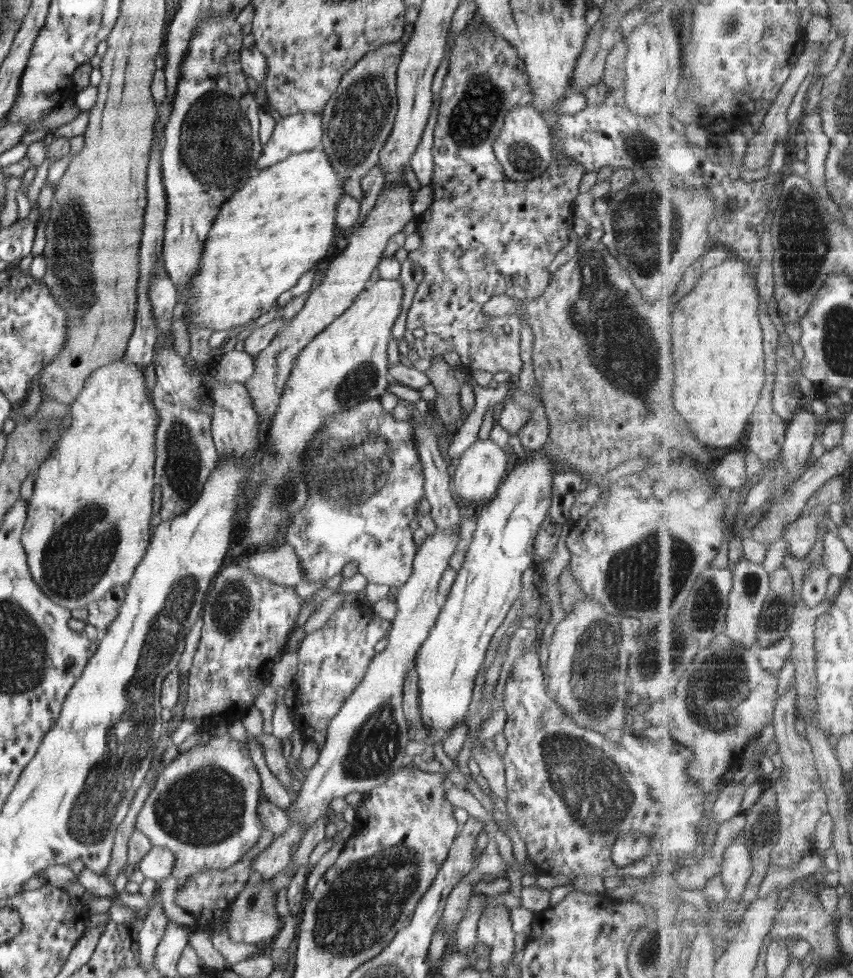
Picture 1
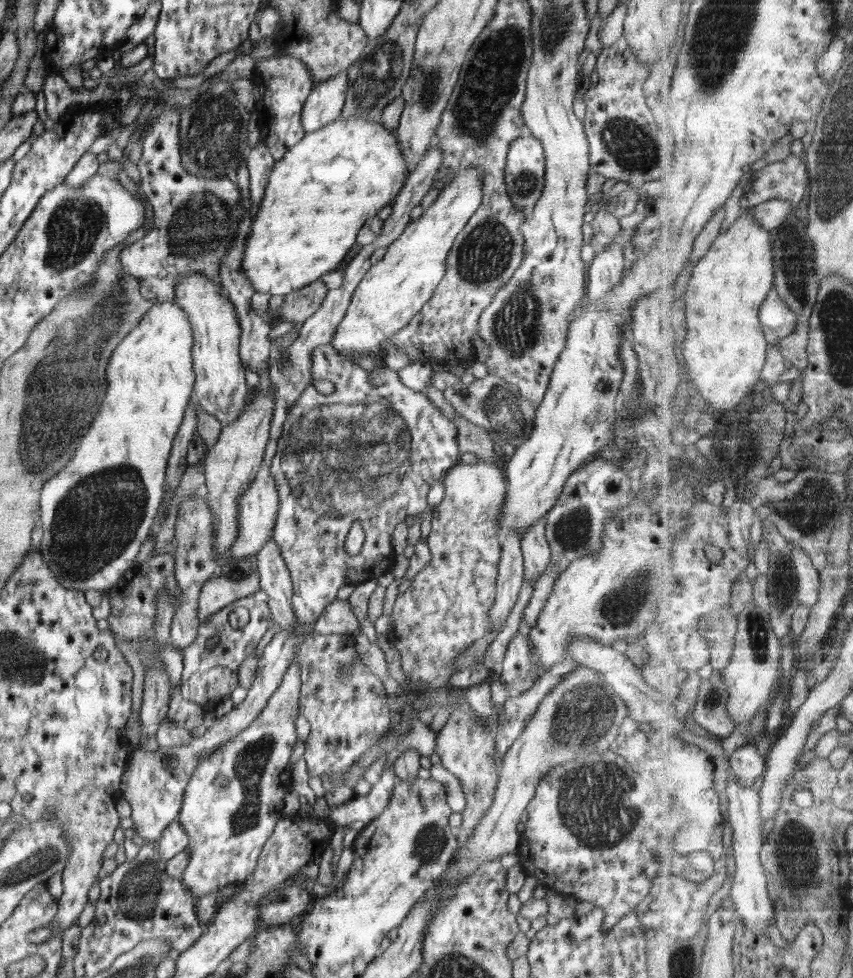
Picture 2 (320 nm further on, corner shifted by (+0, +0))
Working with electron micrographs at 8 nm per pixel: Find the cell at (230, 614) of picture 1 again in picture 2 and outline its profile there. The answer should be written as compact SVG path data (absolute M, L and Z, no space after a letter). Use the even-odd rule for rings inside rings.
M262 590L249 594L229 606L221 608L200 624L194 642L182 651L183 671L180 694L185 700L199 704L204 712L214 711L215 703L219 702L222 697L231 695L233 690L239 686L238 667L244 662L246 656L258 646L258 642L272 621L268 597ZM238 606L248 609L250 620L242 628L234 629L228 623L228 614Z

